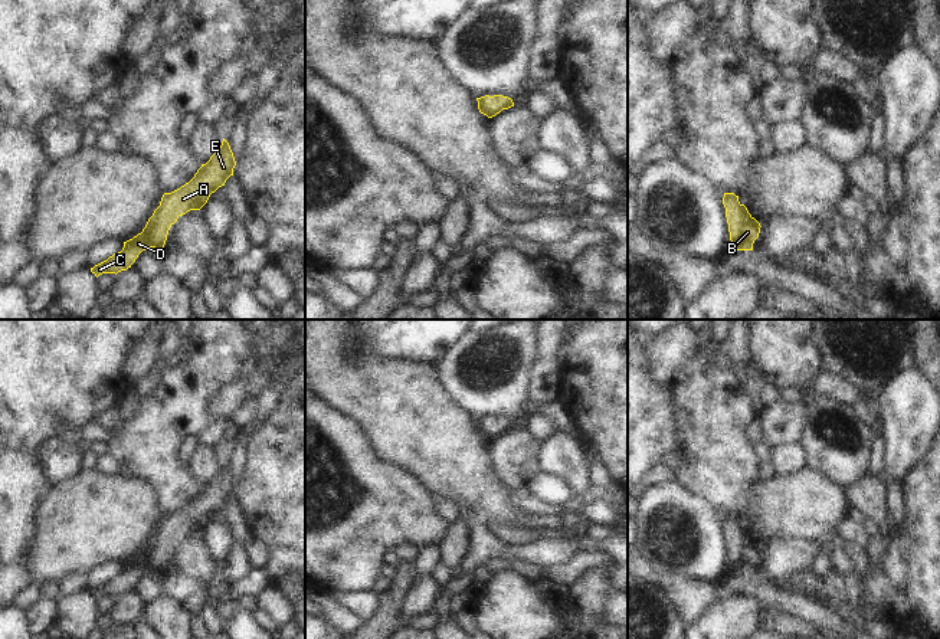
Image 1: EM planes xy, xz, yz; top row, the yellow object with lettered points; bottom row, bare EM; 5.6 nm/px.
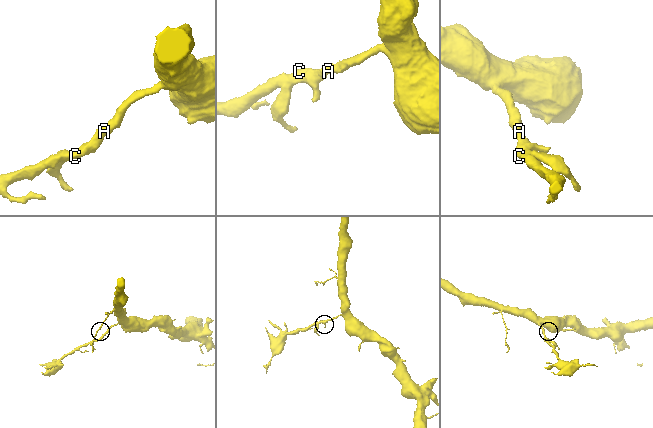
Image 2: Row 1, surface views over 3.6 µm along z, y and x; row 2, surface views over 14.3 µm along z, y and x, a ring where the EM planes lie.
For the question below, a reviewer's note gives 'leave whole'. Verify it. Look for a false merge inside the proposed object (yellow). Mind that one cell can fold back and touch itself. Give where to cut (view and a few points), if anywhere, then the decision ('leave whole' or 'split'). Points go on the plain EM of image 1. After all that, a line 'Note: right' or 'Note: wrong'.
no cut; leave whole
Note: right

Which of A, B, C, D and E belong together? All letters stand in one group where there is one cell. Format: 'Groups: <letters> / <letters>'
Groups: A B C D E

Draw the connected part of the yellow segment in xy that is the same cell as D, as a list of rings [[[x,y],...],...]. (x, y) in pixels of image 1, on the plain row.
[[[223,461],[220,471],[206,486],[202,486],[189,505],[163,517],[160,528],[154,532],[143,554],[124,564],[121,574],[95,587],[91,594],[96,600],[102,596],[117,597],[131,590],[143,573],[148,570],[163,571],[168,553],[177,541],[190,532],[200,532],[210,517],[225,508],[226,502],[233,498],[235,488],[236,484],[230,468]]]

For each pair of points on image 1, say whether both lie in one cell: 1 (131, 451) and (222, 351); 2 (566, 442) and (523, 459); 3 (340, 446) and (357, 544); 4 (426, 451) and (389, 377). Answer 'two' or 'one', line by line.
1: one
2: two
3: one
4: one

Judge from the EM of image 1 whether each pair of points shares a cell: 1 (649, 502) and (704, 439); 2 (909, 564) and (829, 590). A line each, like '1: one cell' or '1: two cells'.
1: two cells
2: one cell

